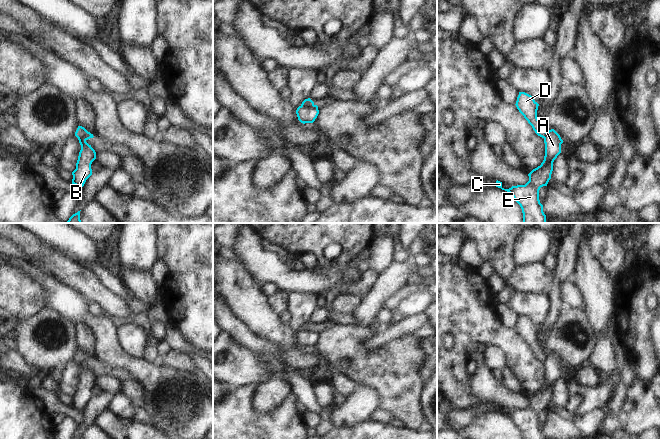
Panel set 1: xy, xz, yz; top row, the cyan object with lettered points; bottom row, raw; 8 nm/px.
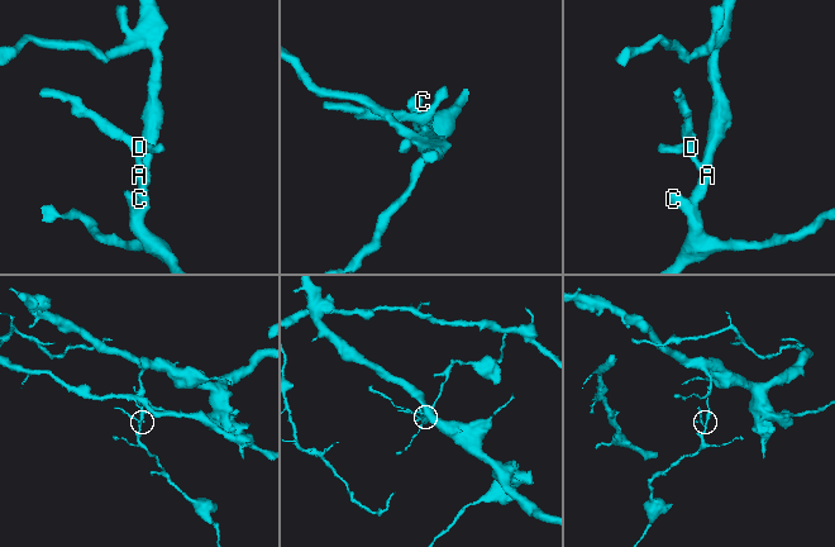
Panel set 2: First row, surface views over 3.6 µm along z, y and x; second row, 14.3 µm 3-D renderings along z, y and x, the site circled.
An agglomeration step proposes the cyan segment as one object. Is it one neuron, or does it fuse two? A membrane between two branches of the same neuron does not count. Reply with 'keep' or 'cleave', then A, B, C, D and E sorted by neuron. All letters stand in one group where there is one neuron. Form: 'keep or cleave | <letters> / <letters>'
cleave | A B C E / D

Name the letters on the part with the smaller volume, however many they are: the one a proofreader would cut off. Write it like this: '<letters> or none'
D

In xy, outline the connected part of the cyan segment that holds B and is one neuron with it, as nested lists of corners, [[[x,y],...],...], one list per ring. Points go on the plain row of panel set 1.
[[[88,355],[87,358],[86,361],[78,362],[81,374],[76,387],[76,393],[72,396],[72,408],[80,412],[84,410],[86,404],[92,399],[91,388],[96,383],[95,374],[86,366],[94,360]]]

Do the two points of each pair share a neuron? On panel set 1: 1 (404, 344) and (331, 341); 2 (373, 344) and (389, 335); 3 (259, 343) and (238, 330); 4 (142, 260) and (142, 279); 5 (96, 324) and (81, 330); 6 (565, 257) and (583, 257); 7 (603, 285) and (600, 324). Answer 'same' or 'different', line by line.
1: same
2: same
3: same
4: different
5: different
6: different
7: same

